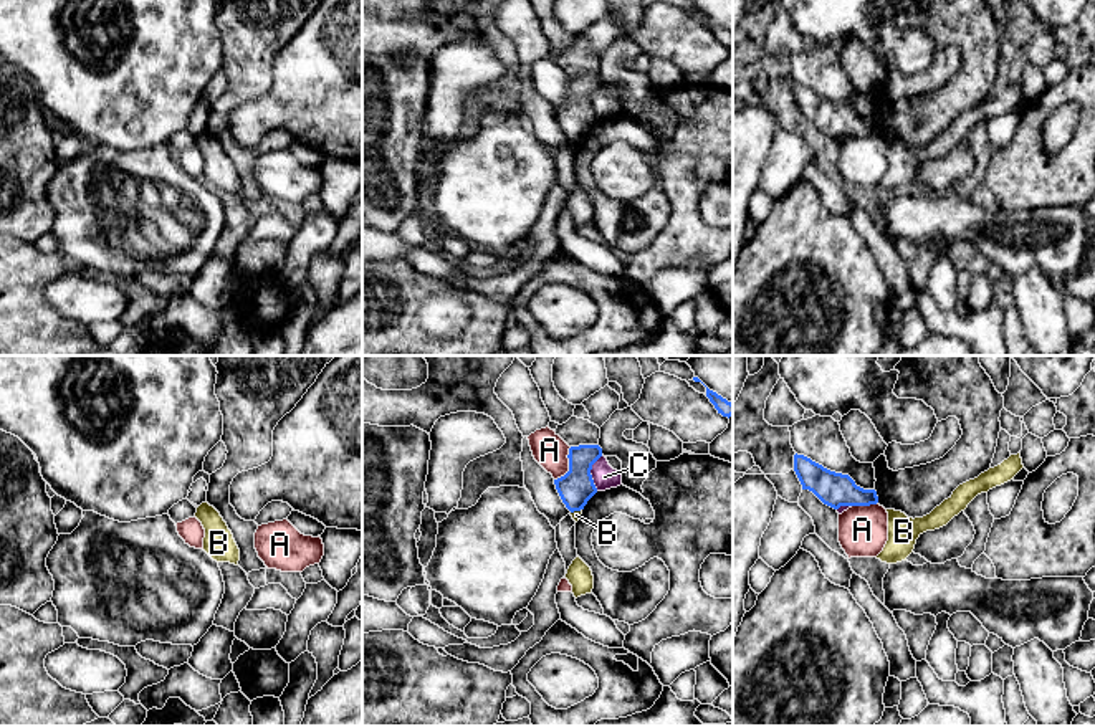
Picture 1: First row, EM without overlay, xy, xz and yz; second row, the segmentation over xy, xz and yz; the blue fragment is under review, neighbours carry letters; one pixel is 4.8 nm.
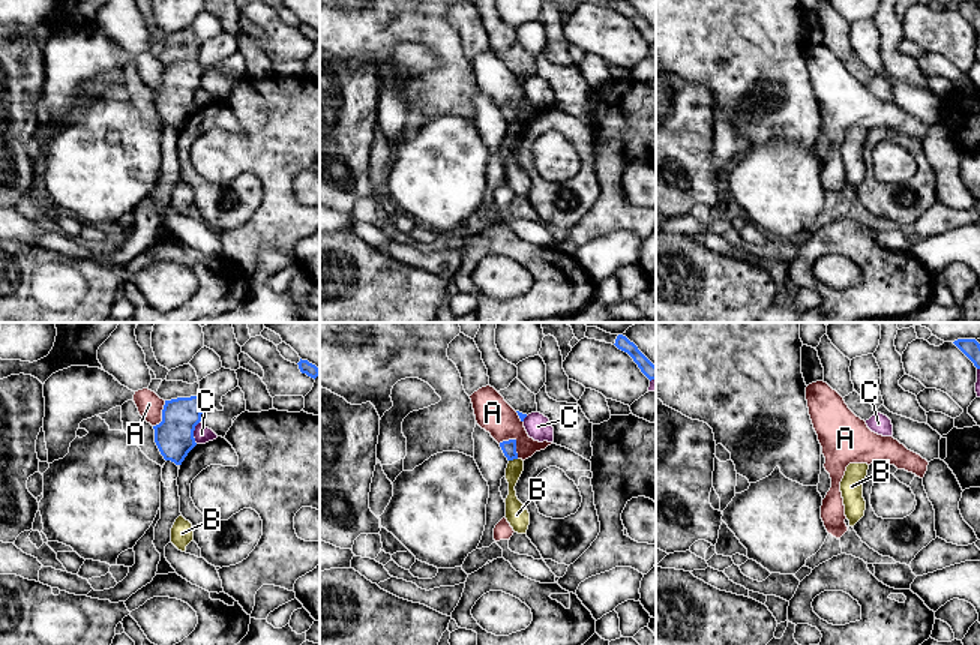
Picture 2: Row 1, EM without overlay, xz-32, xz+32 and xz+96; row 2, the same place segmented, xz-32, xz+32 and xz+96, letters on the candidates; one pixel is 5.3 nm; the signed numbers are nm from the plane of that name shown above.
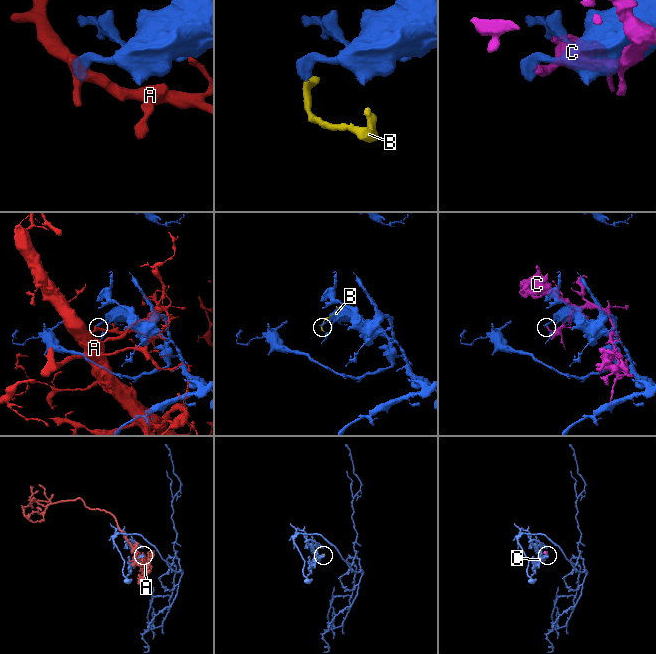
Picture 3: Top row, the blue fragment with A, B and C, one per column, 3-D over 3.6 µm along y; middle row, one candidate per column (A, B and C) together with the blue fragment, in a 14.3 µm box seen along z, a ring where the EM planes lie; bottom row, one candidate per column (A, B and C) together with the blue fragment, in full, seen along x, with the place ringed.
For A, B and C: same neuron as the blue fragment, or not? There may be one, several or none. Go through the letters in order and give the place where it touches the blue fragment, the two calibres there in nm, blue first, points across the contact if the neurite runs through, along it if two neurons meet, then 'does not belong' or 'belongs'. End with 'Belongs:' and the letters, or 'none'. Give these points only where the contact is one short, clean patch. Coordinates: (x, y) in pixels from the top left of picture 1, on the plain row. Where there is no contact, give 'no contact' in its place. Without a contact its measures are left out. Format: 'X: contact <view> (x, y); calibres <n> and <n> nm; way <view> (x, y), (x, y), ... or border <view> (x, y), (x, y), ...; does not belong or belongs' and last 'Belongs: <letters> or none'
A: contact xz (569, 95); calibres 170 and 170 nm; does not belong
B: contact xz (576, 139); calibres 170 and 50 nm; border xz (581, 138), (571, 143); does not belong
C: contact xz (589, 103); calibres 170 and 120 nm; does not belong
Belongs: none

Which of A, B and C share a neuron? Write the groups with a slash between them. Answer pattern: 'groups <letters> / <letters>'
groups A / B C

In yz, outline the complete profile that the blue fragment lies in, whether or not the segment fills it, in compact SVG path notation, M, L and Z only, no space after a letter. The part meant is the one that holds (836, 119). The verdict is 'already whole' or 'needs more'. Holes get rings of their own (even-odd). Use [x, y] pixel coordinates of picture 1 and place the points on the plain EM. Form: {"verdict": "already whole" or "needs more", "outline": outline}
{"verdict": "already whole", "outline": "M794 84L794 101L802 119L812 121L824 134L834 139L878 132L875 119L863 119L849 104L830 101L804 84Z"}

